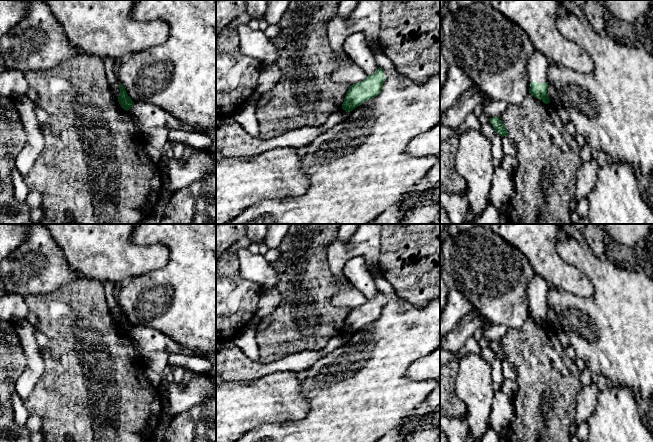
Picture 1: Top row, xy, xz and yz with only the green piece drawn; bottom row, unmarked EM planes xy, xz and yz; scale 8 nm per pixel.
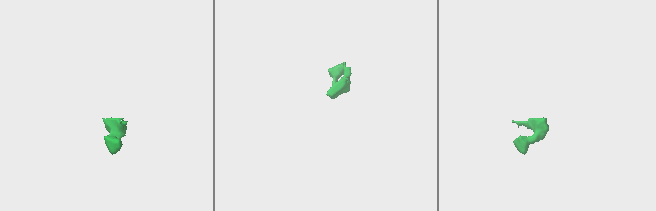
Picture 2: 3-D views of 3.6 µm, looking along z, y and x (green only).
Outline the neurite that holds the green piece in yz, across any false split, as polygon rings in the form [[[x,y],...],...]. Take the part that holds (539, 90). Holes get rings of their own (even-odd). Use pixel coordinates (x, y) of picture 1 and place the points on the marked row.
[[[534,51],[528,60],[528,79],[530,82],[529,94],[550,103],[547,93],[547,69],[549,61],[539,51]]]

